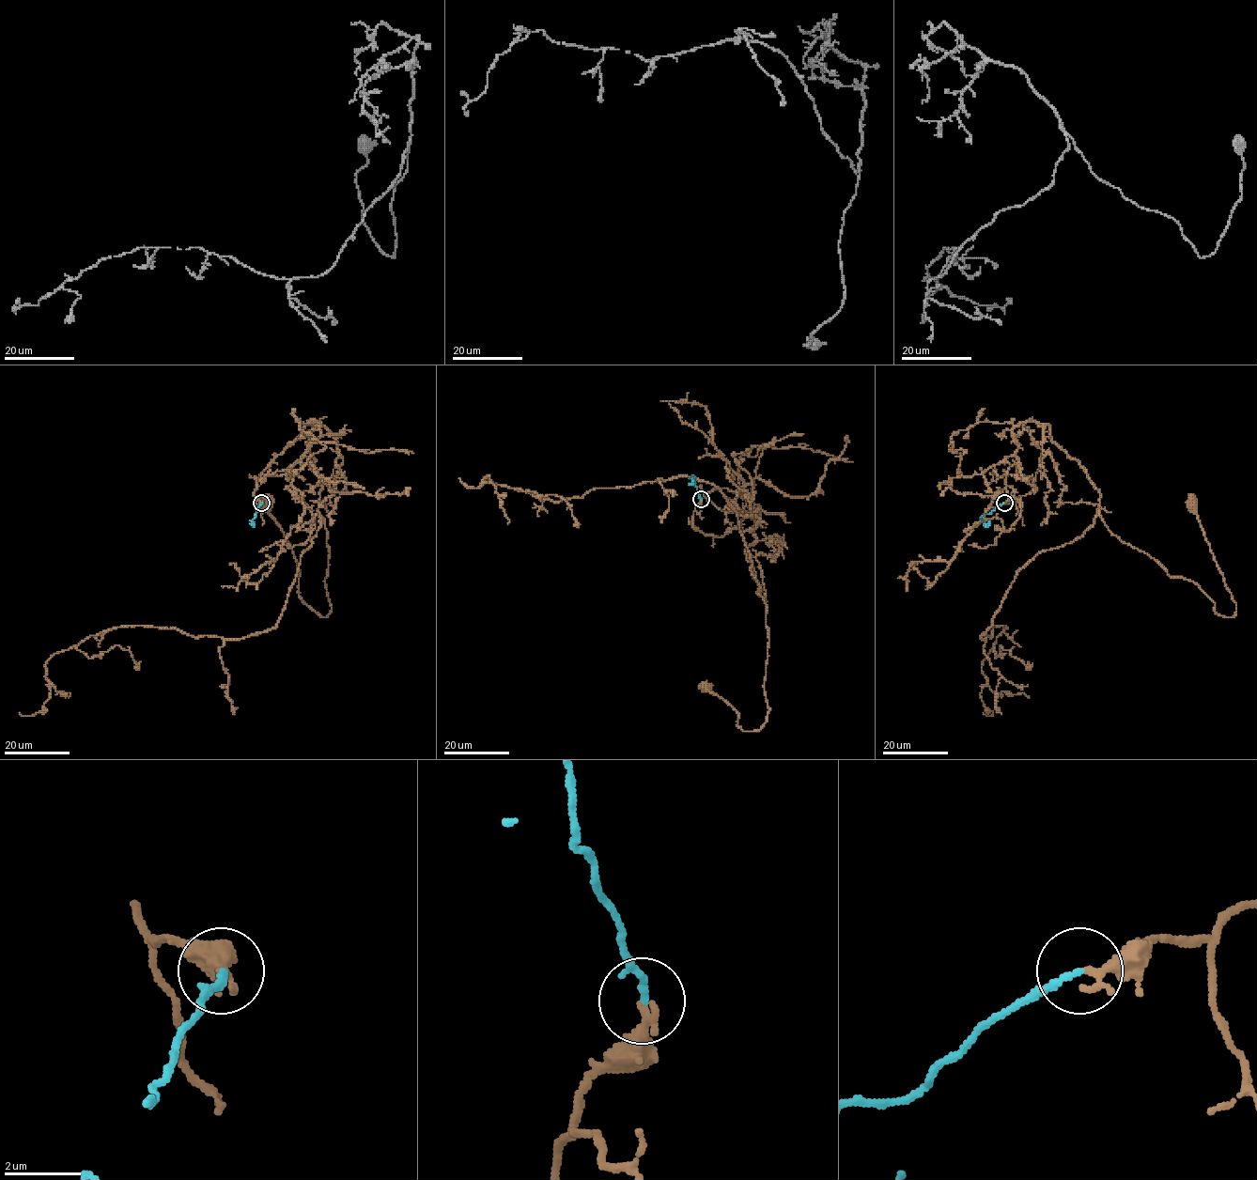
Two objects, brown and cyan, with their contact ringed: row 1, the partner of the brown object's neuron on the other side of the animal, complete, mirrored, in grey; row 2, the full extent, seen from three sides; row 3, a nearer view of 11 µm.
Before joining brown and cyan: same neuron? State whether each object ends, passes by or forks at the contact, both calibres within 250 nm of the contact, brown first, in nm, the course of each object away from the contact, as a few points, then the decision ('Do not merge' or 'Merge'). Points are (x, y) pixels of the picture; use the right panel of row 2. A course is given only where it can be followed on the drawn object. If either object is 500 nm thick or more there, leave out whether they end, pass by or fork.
At the ring brown ends. At the ring cyan ends. Thickness 320 nm (brown) against 180 nm. Course of brown: (1004, 503), (1028, 494), (1039, 468), (1023, 424), (1046, 424), (1099, 493), (1111, 533), (1233, 616), (1193, 504). Course of cyan: (1004, 503), (981, 519), (985, 524), (989, 520). Merge

